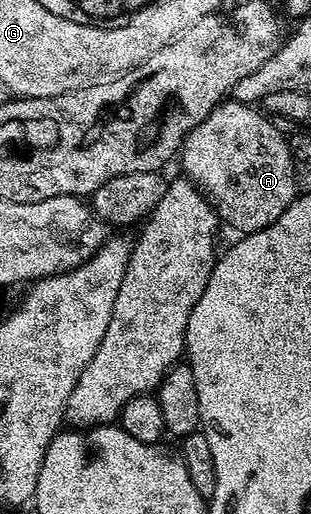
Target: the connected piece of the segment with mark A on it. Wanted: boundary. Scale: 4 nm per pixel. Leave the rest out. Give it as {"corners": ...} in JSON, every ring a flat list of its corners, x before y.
{"corners":[[233,99,223,100,195,129,191,129,184,142,184,157,185,153,184,176,205,195,219,218,239,229,239,234,255,233,276,223,295,199,294,168,287,134,278,130,273,120,254,105]]}

